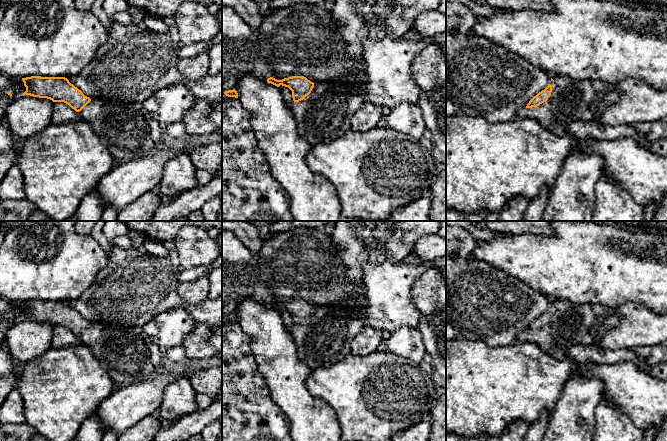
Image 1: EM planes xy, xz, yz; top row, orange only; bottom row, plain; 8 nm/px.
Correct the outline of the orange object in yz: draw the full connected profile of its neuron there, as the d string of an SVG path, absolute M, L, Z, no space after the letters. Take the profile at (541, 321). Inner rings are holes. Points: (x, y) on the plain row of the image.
M554 299L551 305L555 306L553 313L550 308L534 320L527 330L521 333L517 340L530 342L541 351L558 360L570 360L569 349L575 345L592 342L590 329L595 323L596 316L590 304L577 304L568 300Z

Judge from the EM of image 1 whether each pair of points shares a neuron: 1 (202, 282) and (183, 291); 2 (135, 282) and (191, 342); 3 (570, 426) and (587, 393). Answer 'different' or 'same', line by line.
1: same
2: different
3: same

